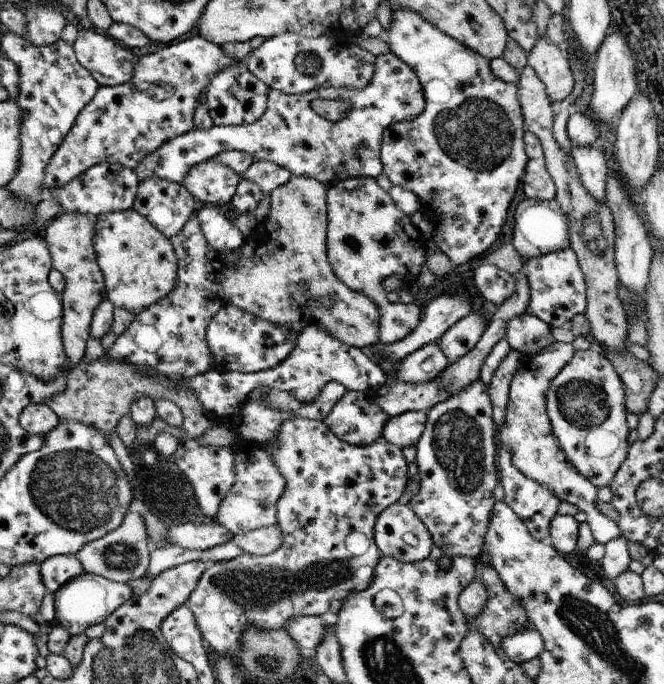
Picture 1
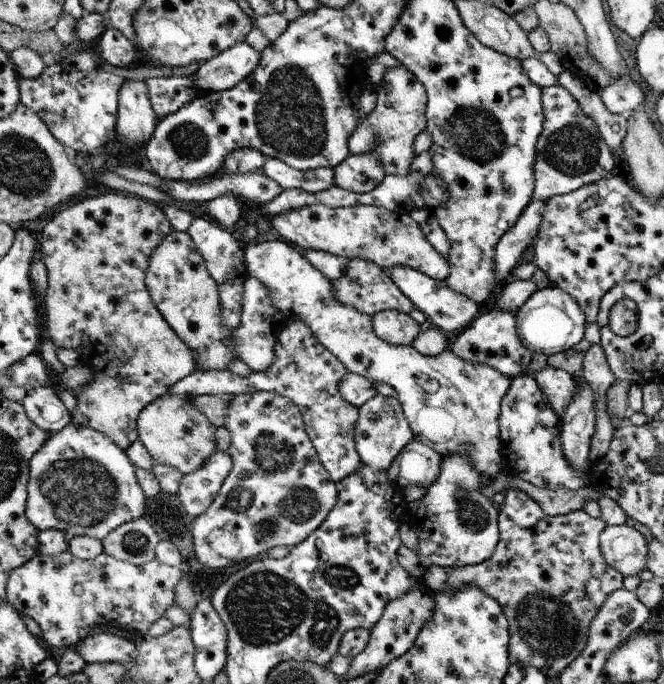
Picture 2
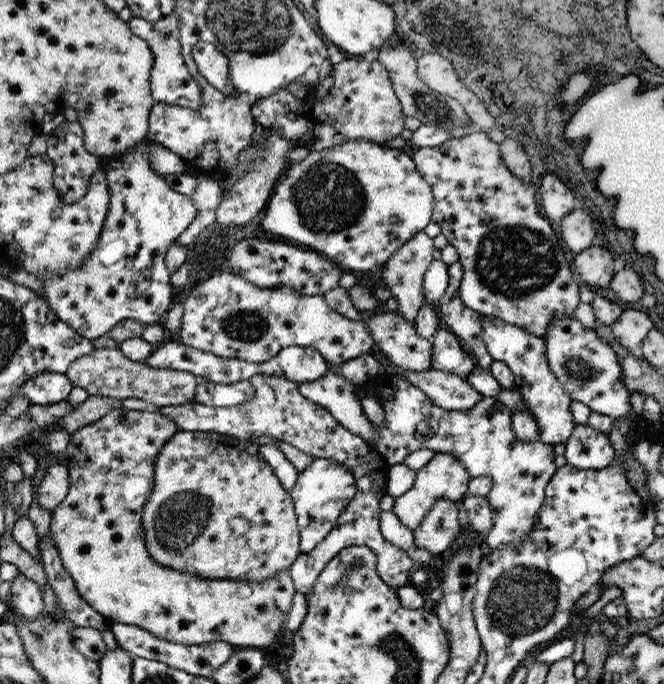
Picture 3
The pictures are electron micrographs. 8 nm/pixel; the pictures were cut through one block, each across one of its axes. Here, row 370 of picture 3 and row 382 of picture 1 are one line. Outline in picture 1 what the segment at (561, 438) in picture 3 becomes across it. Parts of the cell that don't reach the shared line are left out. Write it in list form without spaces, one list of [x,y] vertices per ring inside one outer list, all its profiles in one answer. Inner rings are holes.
[[[555,342],[545,348],[541,354],[533,356],[533,358],[523,358],[515,378],[511,380],[509,386],[509,402],[507,402],[507,414],[505,414],[505,424],[499,430],[499,440],[501,446],[511,446],[511,454],[513,454],[513,464],[531,480],[547,486],[551,492],[555,492],[555,496],[559,496],[559,500],[567,500],[571,504],[575,504],[579,508],[579,512],[587,514],[587,526],[591,528],[591,534],[595,538],[595,544],[607,544],[611,540],[619,540],[623,538],[619,526],[611,520],[607,520],[607,516],[603,516],[595,504],[597,504],[597,488],[593,482],[589,482],[573,464],[567,462],[565,454],[559,448],[557,438],[553,436],[553,428],[551,428],[551,420],[547,416],[547,388],[551,384],[551,380],[563,370],[563,366],[571,360],[571,356],[575,354],[575,350],[571,348],[571,344],[561,344]]]

